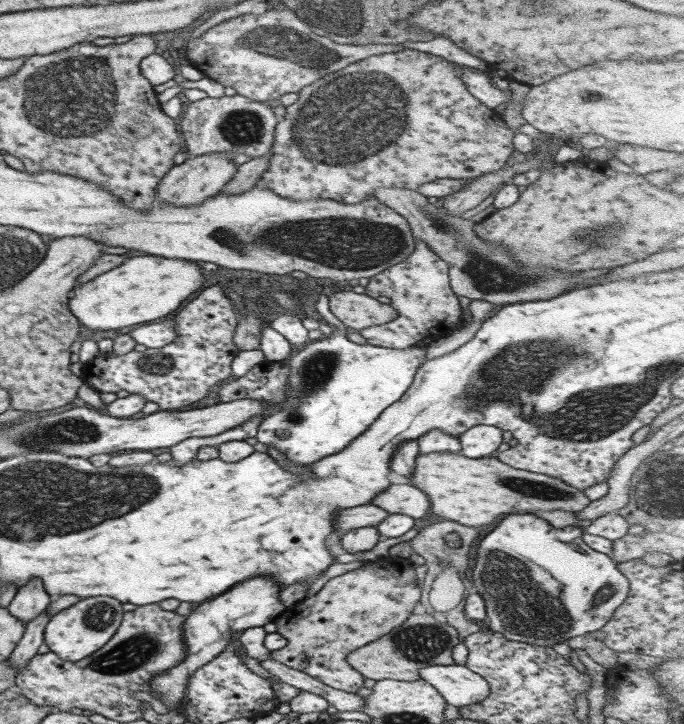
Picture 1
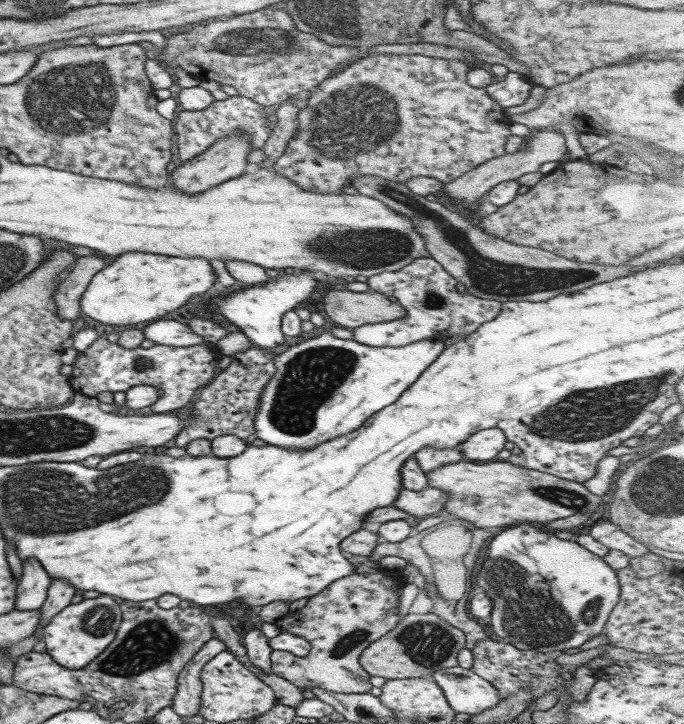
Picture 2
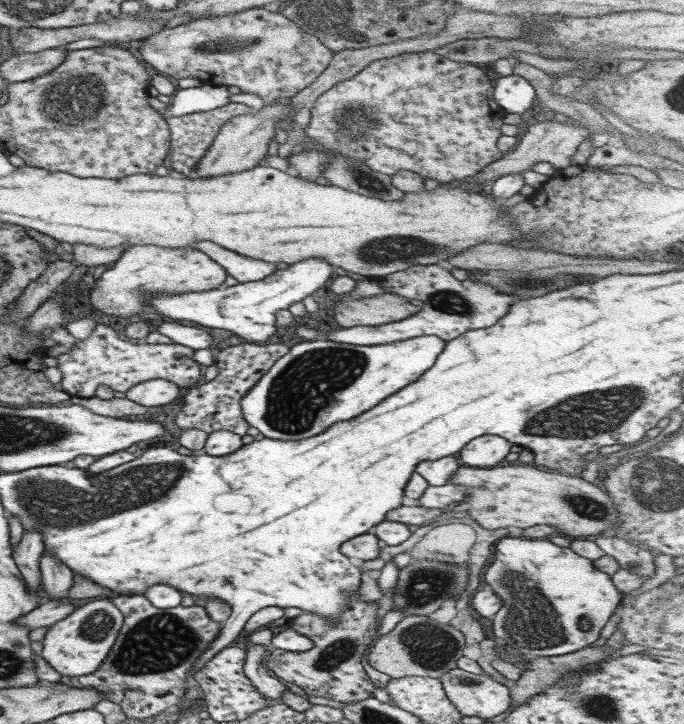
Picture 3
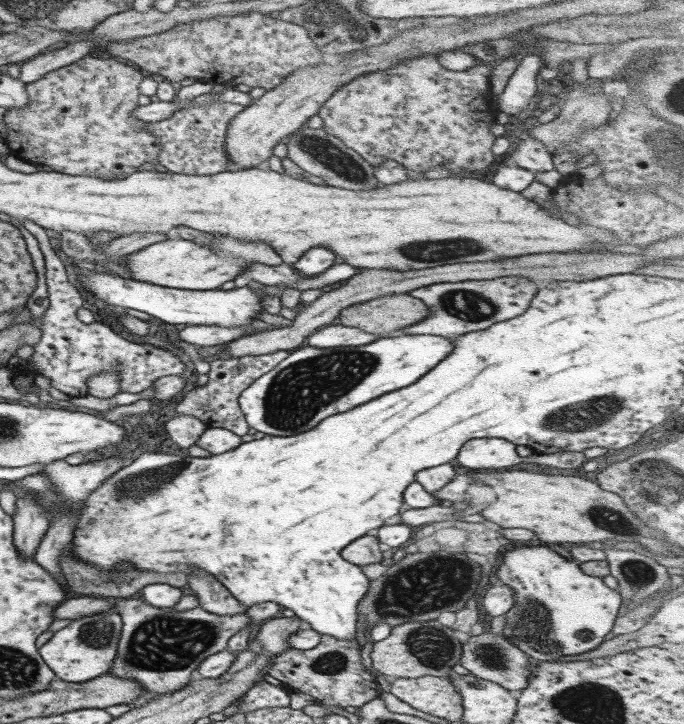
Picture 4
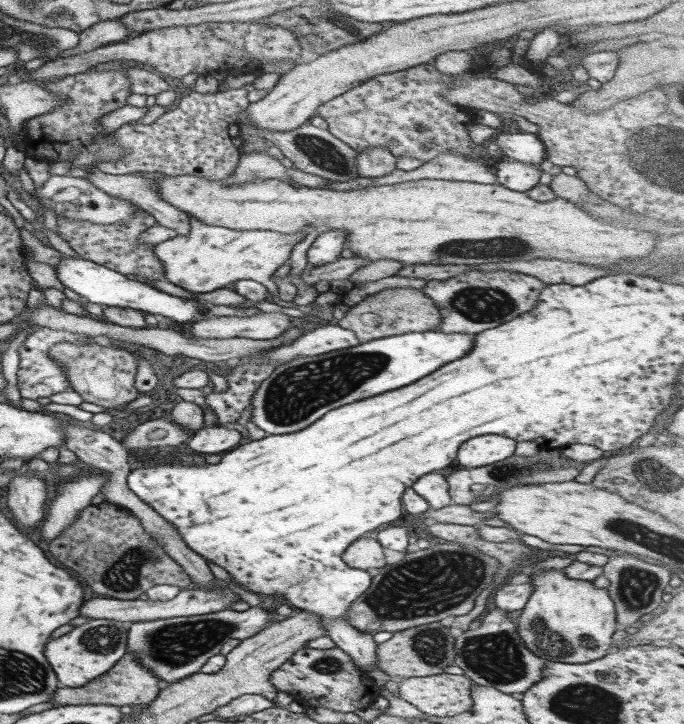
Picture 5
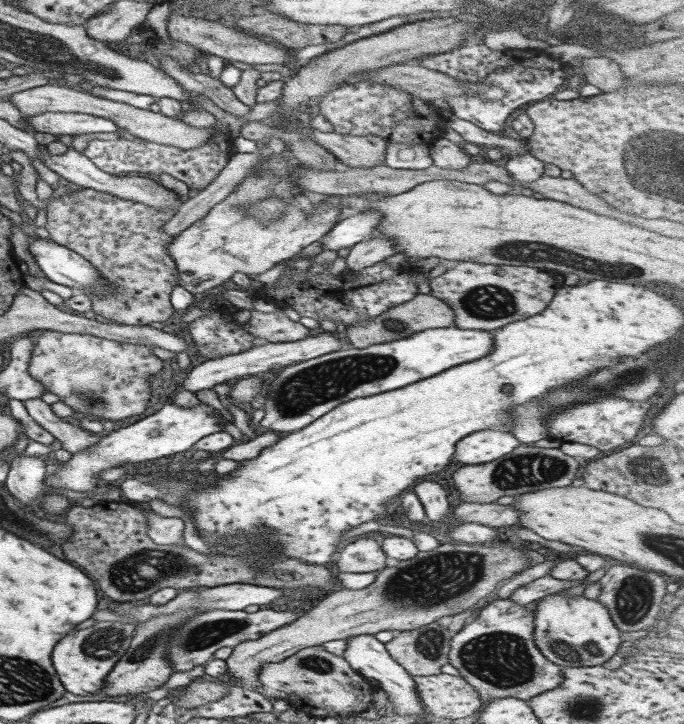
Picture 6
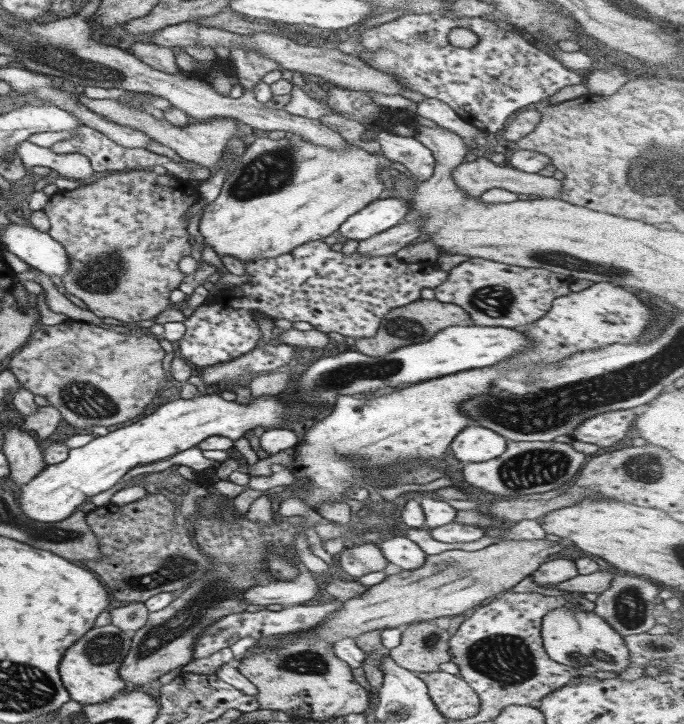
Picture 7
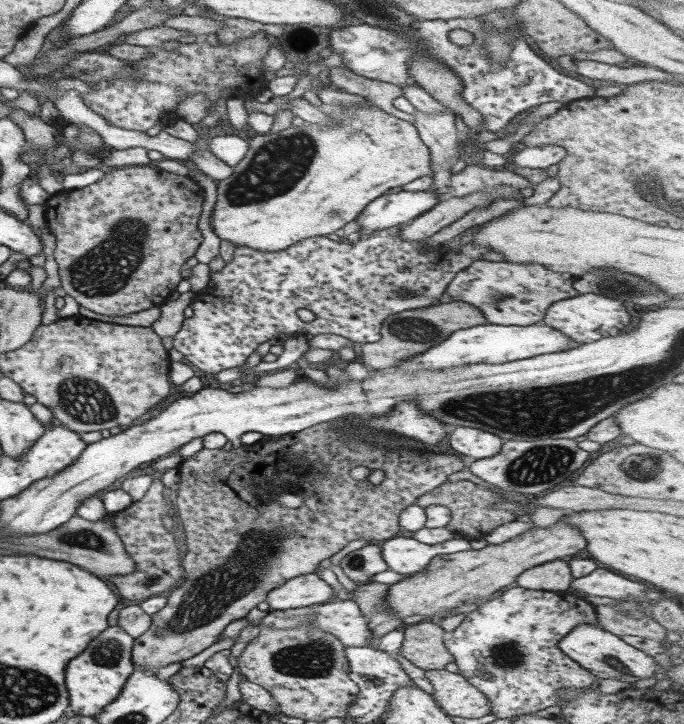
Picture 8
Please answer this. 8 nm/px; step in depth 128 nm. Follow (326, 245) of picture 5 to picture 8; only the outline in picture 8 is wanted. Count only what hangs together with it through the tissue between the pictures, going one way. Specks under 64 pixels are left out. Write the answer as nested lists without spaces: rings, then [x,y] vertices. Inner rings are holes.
[[[423,190],[421,192],[401,191],[397,192],[397,194],[383,194],[375,198],[375,200],[371,200],[355,220],[359,224],[360,234],[372,232],[373,230],[384,230],[391,226],[403,226],[421,214],[428,212],[432,208],[431,206],[443,198],[444,196],[440,197],[431,190]]]

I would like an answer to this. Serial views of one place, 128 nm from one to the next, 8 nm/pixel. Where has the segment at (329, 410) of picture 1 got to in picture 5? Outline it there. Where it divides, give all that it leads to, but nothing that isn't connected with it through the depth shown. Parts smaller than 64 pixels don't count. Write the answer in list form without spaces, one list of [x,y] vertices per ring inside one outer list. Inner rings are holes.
[[[419,331],[371,339],[363,344],[315,356],[297,356],[276,365],[251,396],[249,420],[268,435],[302,430],[327,410],[401,388],[470,352],[473,335]]]

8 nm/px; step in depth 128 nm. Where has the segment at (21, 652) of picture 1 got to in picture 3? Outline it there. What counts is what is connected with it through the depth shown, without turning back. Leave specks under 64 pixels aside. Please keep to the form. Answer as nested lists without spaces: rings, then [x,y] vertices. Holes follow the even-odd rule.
[[[43,553],[39,558],[39,574],[47,600],[65,600],[67,589],[73,582],[73,574],[57,557]]]

